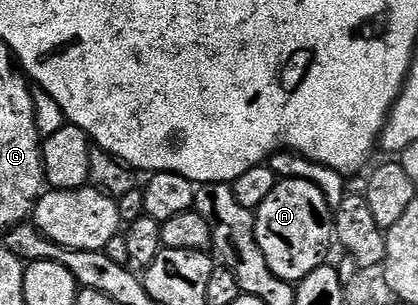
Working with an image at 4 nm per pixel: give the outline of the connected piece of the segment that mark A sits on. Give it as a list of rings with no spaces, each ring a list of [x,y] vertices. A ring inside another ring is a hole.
[[[279,178],[276,189],[268,193],[267,200],[257,208],[254,218],[257,244],[276,277],[297,283],[312,270],[327,264],[335,236],[333,212],[325,193],[312,180]]]

